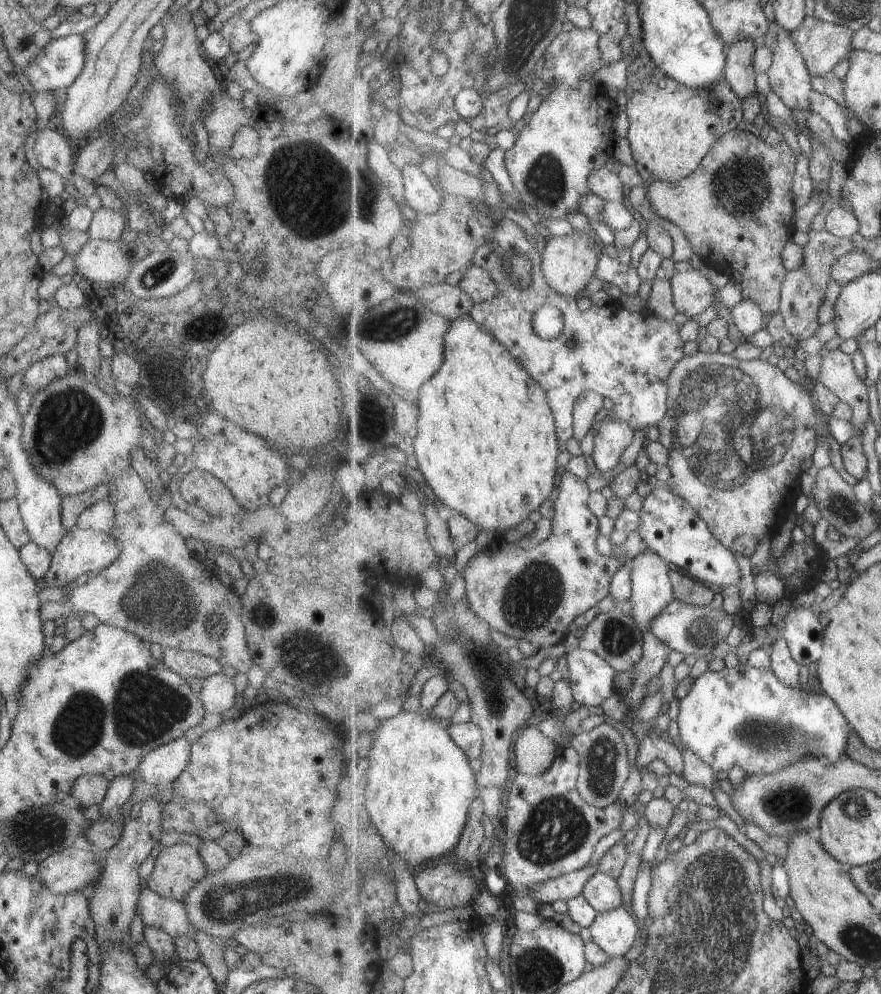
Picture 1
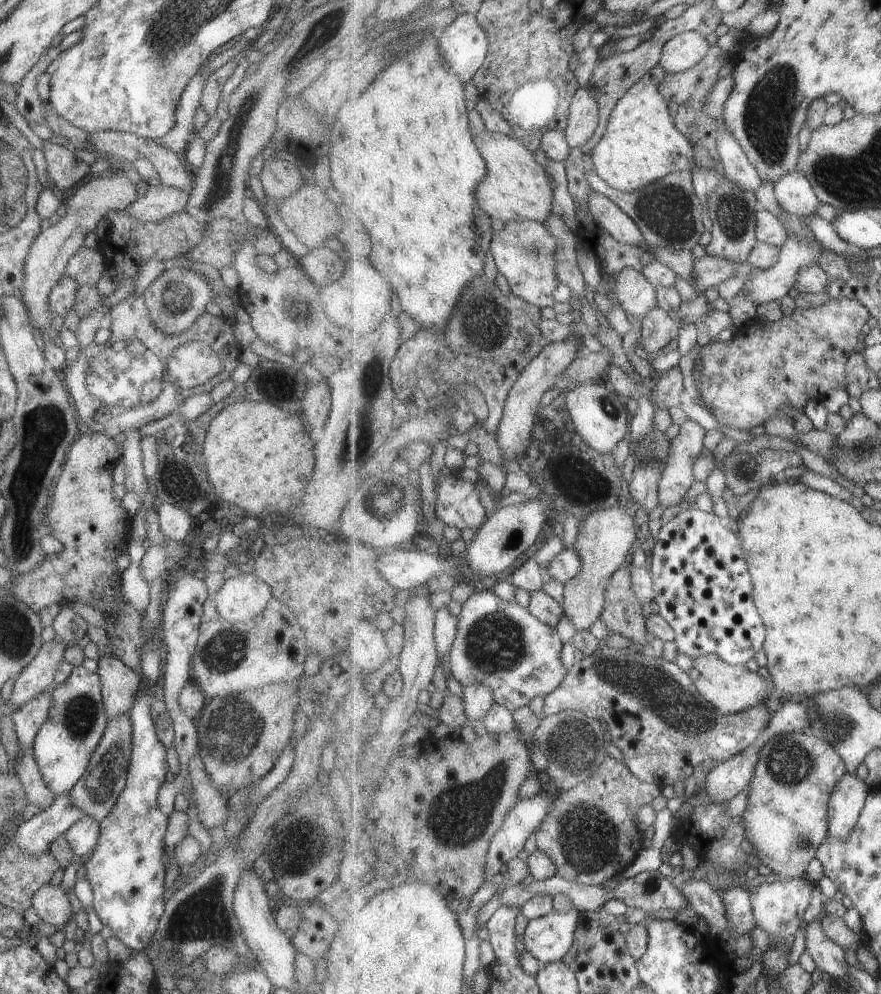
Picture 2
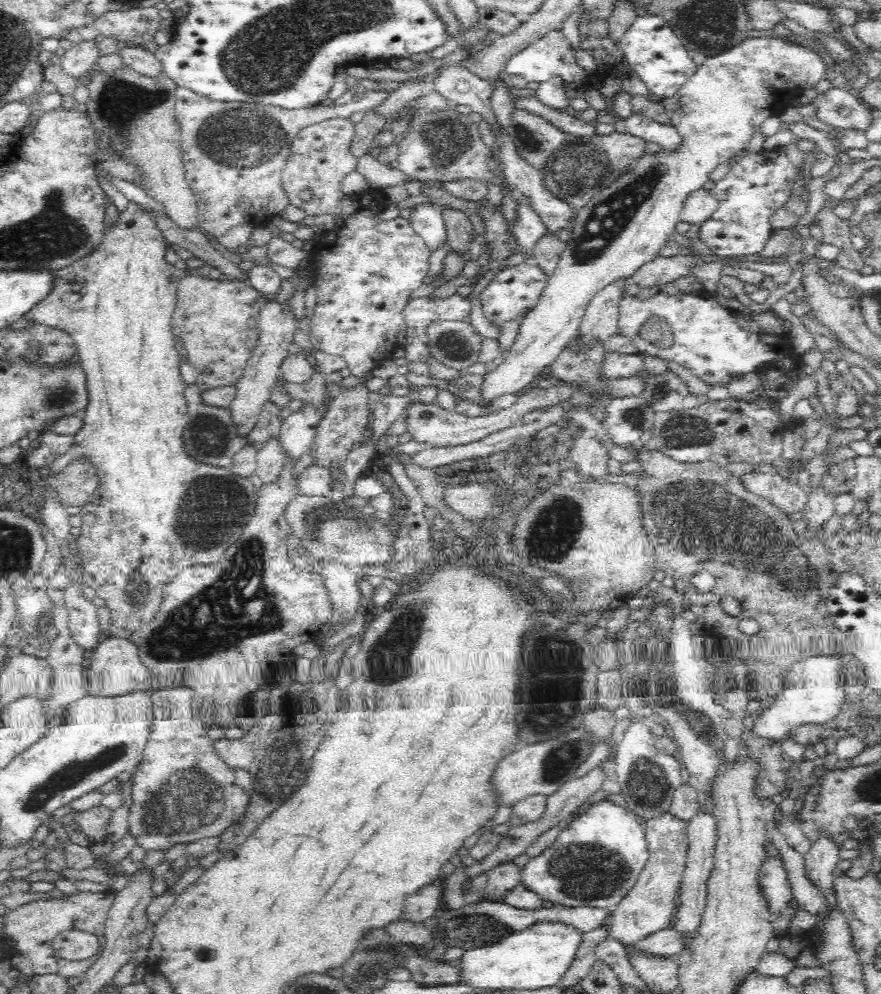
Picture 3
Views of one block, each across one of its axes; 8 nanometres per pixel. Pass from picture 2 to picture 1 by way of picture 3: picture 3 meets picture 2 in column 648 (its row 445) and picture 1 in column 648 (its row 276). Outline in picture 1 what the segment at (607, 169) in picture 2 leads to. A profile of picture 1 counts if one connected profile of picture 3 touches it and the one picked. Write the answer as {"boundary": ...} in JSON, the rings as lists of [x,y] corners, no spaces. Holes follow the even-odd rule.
{"boundary":[[[643,47],[639,48],[638,58],[627,71],[626,94],[629,116],[627,140],[630,143],[635,167],[647,185],[655,181],[677,182],[692,175],[713,145],[730,130],[739,128],[743,122],[742,98],[730,84],[715,84],[704,89],[688,87],[655,66],[650,52]]]}

